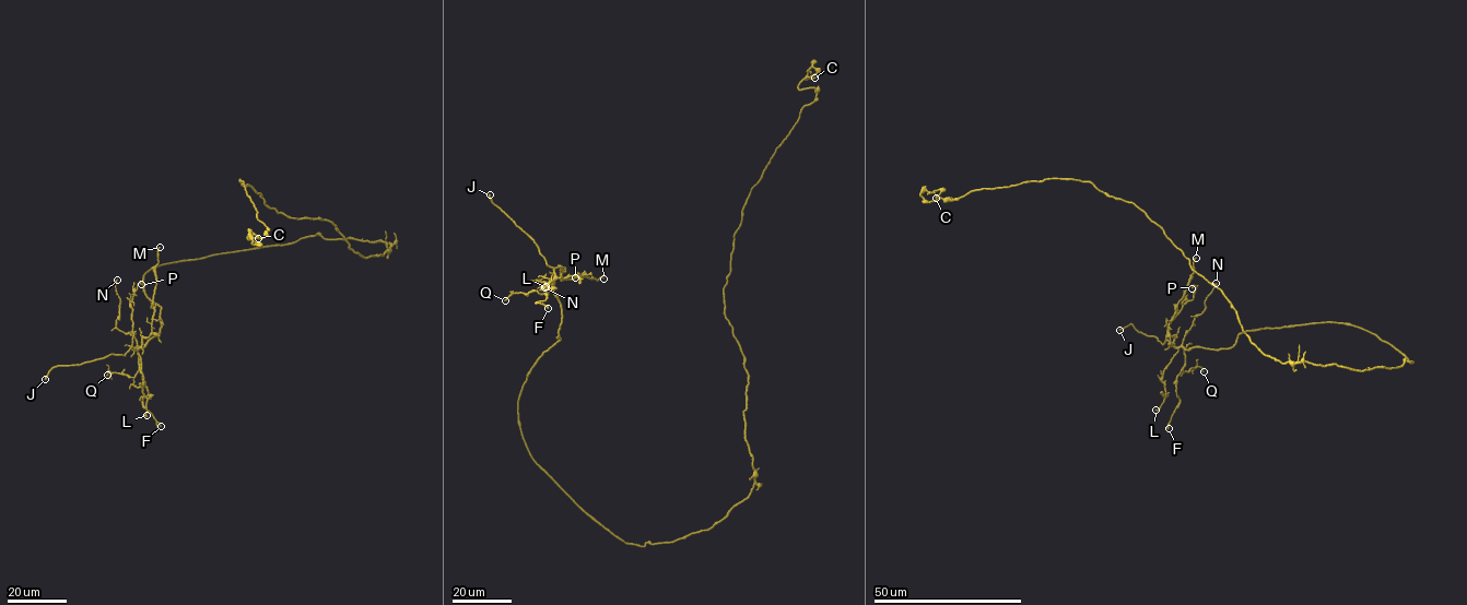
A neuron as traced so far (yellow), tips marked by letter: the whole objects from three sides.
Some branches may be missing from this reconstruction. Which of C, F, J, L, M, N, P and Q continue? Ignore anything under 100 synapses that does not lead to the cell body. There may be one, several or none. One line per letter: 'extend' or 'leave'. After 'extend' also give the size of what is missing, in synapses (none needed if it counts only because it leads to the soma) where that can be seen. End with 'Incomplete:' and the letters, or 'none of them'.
C: leave
F: leave
J: extend
L: leave
M: leave
N: leave
P: leave
Q: leave
Incomplete: J

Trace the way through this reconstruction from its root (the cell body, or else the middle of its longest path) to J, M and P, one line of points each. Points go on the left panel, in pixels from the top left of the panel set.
J: (384, 241), (316, 234), (155, 267), (142, 283), (161, 308), (160, 333), (122, 355), (55, 366), (45, 379)
M: (384, 241), (316, 234), (155, 267), (142, 283), (160, 307), (162, 325), (137, 350), (152, 332), (160, 247)
P: (384, 241), (316, 234), (155, 267), (142, 283), (160, 307), (162, 325), (136, 351), (130, 301), (141, 284)

